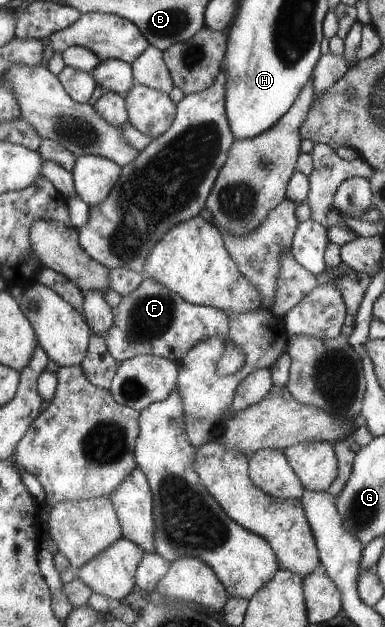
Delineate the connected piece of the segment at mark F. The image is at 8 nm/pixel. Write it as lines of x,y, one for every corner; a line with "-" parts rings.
145,277
140,286
123,296
120,304
111,311
114,324
105,338
110,354
119,363
136,355
156,355
178,364
191,348
203,340
221,336
229,341
231,320
224,309
184,300
152,277

